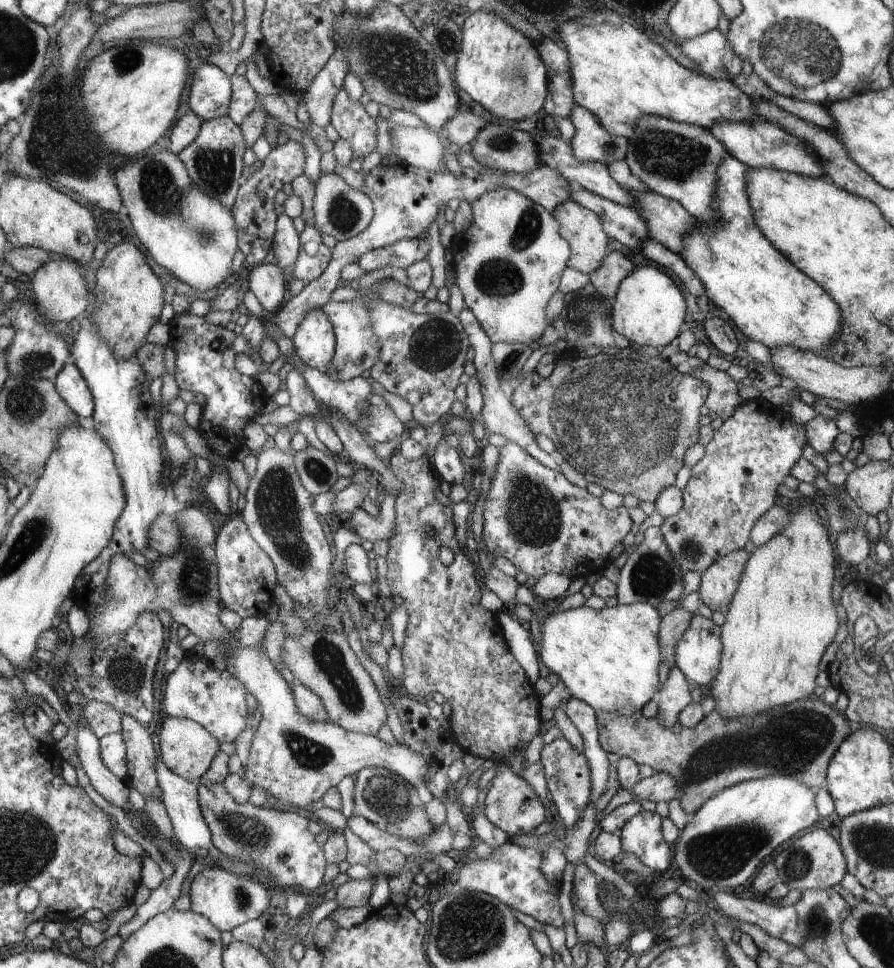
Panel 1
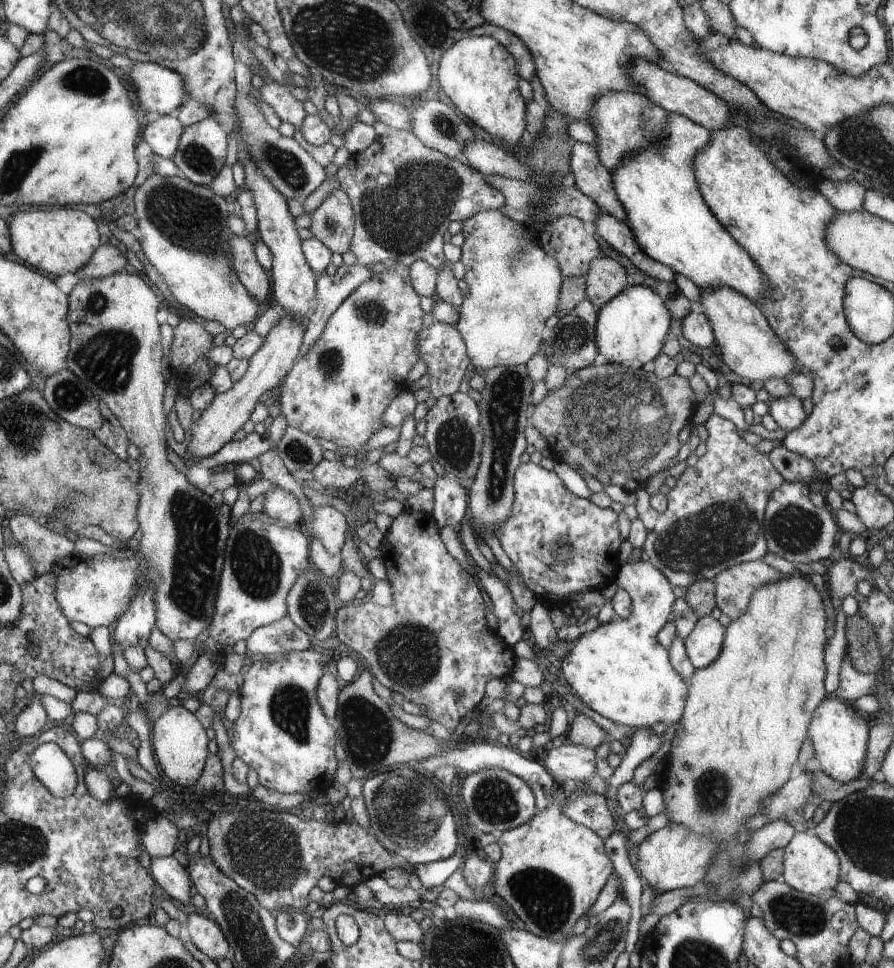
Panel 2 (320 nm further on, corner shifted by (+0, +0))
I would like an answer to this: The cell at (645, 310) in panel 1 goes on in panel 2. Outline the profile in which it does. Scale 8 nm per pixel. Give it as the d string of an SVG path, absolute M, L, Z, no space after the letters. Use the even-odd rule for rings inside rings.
M637 284L627 288L606 306L598 309L595 323L595 344L598 353L608 363L622 364L629 369L639 370L662 352L664 338L670 333L674 316L664 301L651 288Z

